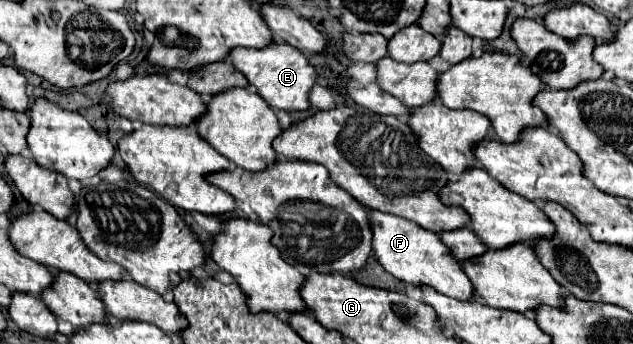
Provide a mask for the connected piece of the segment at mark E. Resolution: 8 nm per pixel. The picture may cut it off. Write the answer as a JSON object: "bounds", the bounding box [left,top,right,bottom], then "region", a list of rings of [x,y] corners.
{"bounds":[229,45,317,111],"region":[[[269,45],[265,49],[233,49],[229,53],[231,65],[241,71],[249,85],[259,89],[259,95],[275,109],[283,111],[307,111],[309,91],[317,83],[317,71],[307,63],[307,57],[291,45]]]}

